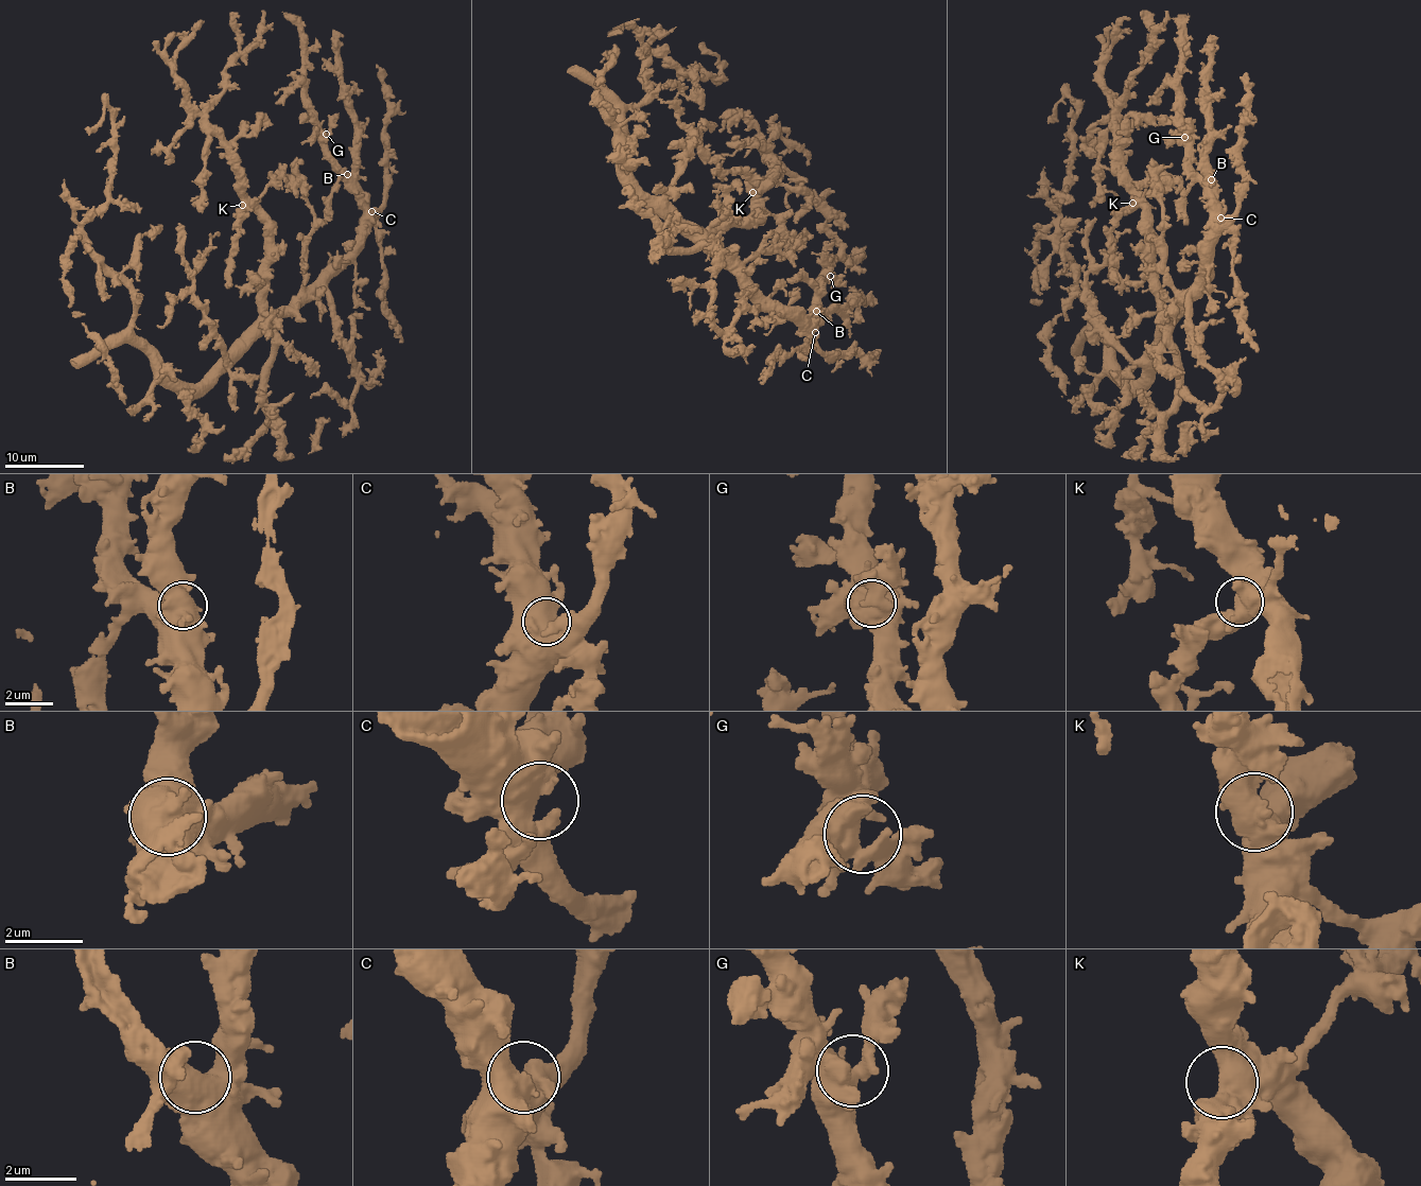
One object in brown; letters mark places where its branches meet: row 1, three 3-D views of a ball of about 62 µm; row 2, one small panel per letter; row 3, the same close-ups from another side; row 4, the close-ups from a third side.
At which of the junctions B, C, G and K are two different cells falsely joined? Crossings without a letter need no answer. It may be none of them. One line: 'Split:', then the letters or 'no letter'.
Split: no letter

